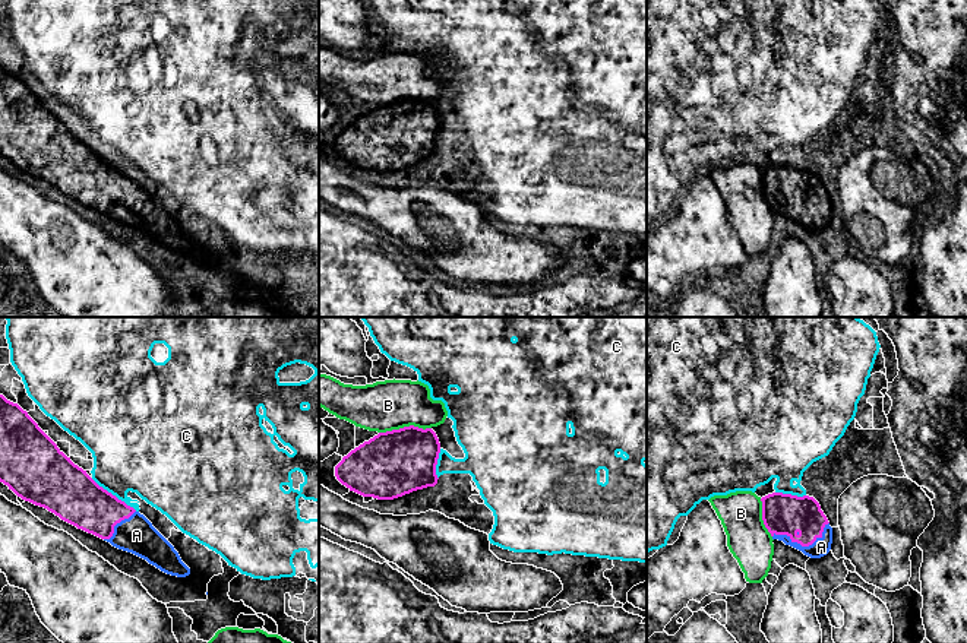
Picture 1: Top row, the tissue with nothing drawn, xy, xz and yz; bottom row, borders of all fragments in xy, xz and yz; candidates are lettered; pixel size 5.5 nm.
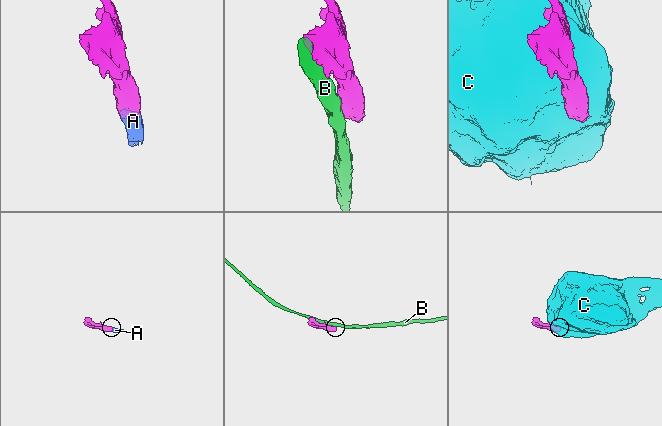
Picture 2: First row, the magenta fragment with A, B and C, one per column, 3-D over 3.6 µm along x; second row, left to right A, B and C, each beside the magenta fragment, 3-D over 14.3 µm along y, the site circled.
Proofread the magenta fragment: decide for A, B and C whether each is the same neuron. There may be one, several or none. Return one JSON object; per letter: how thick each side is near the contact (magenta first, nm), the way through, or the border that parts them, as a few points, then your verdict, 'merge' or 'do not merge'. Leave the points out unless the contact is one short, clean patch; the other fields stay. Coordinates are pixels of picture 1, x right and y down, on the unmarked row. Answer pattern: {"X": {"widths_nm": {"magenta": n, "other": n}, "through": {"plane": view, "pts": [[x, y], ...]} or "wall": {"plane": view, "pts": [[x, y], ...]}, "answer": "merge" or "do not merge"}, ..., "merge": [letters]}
{"A": {"widths_nm": {"magenta": 220, "other": 100}, "through": {"plane": "yz", "pts": [[783, 186], [803, 206], [803, 218], [821, 219]]}, "answer": "merge"}, "B": {"widths_nm": {"magenta": 360, "other": 280}, "answer": "do not merge"}, "C": {"widths_nm": {"magenta": 280, "other": 420}, "answer": "do not merge"}, "merge": ["A"]}

